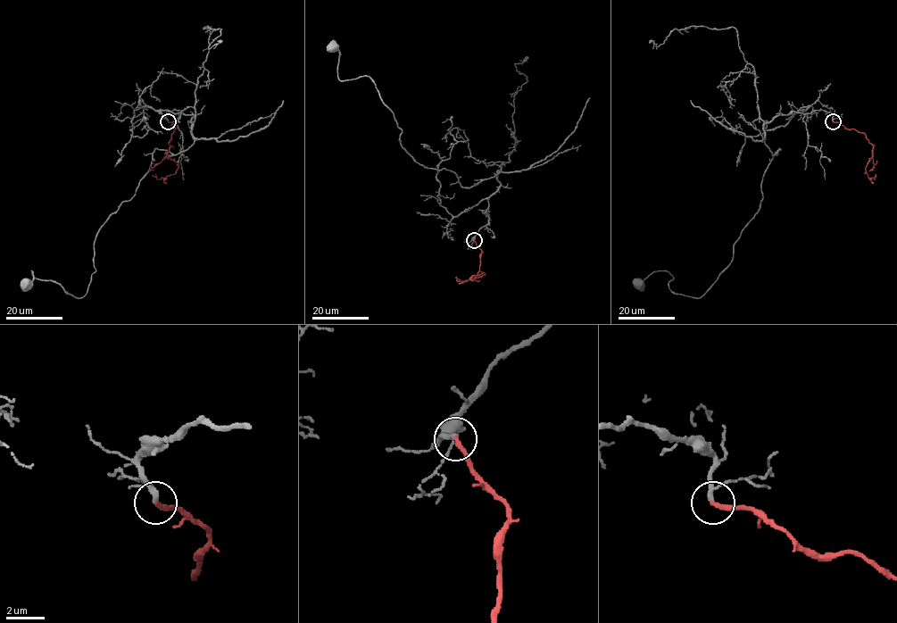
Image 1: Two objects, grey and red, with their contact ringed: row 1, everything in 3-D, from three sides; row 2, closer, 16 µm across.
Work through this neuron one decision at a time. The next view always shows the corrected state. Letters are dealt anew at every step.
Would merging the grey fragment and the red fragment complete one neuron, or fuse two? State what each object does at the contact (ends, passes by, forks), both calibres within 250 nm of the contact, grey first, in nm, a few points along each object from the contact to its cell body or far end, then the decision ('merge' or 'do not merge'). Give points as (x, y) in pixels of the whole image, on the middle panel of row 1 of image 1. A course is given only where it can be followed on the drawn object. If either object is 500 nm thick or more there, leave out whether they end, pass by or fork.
grey passes by; red ends there; 190 nm thick on the grey side, 260 nm on the other; grey runs (474, 240), (500, 171), (461, 186), (451, 170), (417, 162), (374, 81), (339, 78), (332, 47); red runs (474, 240), (481, 251), (479, 270), (476, 280), (472, 279), (485, 274), (474, 275), (458, 283); merge

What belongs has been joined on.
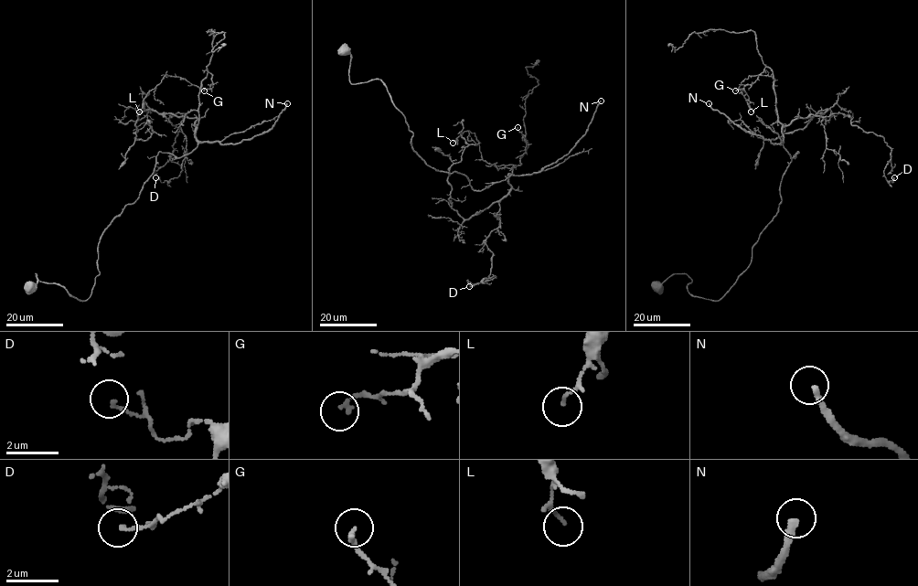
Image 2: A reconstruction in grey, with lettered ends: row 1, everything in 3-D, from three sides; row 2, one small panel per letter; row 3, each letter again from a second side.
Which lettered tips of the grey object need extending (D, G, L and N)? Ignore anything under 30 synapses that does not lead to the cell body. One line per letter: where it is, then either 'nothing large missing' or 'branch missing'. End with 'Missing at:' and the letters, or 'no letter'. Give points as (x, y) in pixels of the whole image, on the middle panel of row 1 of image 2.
D: at (469, 286); nothing large missing
G: at (517, 127); nothing large missing
L: at (453, 143); nothing large missing
N: at (601, 101); branch missing
Missing at: N

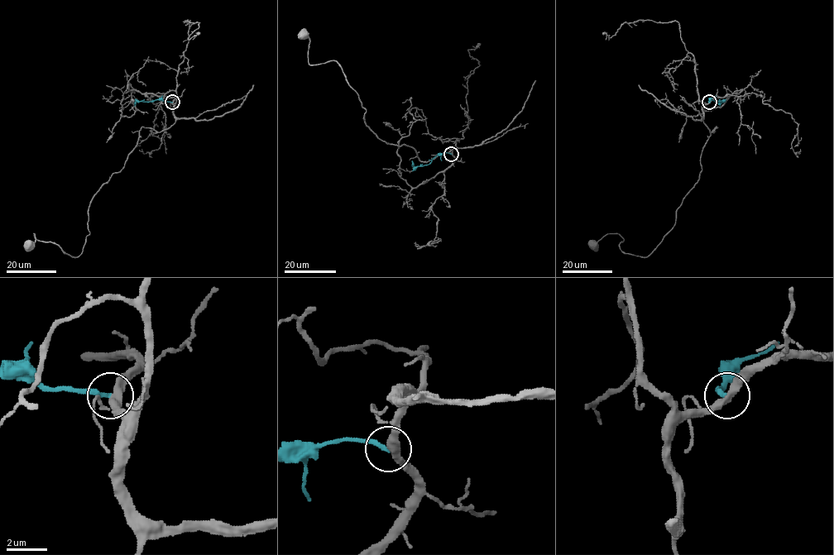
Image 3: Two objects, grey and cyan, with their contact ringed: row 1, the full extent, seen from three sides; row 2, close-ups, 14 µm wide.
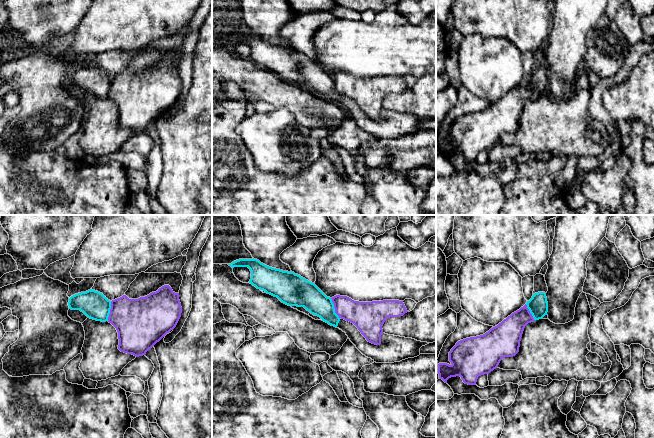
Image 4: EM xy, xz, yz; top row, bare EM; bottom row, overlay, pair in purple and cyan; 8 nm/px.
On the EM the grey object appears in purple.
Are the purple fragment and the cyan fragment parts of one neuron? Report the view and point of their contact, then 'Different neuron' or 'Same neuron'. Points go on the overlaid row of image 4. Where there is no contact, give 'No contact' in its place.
Touches purple at xz (334, 307). Different neuron

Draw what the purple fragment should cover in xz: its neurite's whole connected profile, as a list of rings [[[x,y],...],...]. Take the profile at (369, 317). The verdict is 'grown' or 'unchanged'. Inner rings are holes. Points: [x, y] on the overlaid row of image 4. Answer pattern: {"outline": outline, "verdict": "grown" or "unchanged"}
{"outline": [[[340,295],[331,299],[339,318],[353,323],[366,340],[375,345],[381,344],[384,322],[408,312],[403,301],[399,300],[359,302]]], "verdict": "unchanged"}

